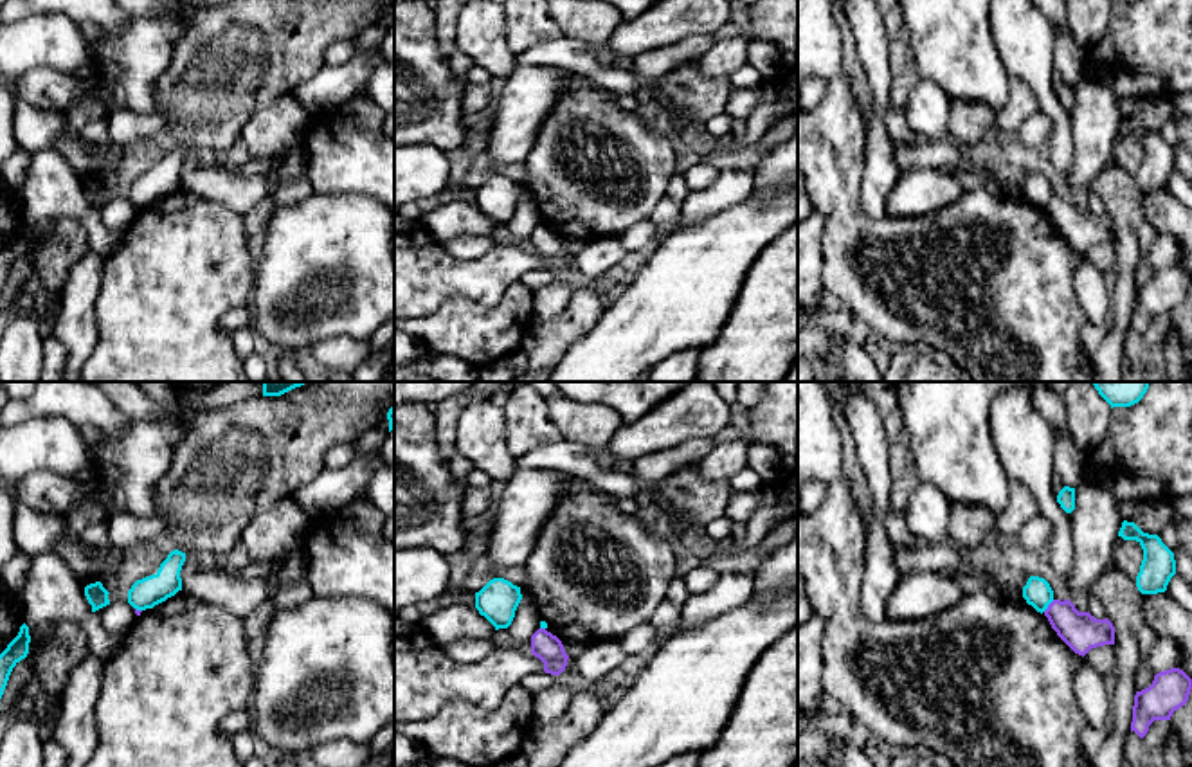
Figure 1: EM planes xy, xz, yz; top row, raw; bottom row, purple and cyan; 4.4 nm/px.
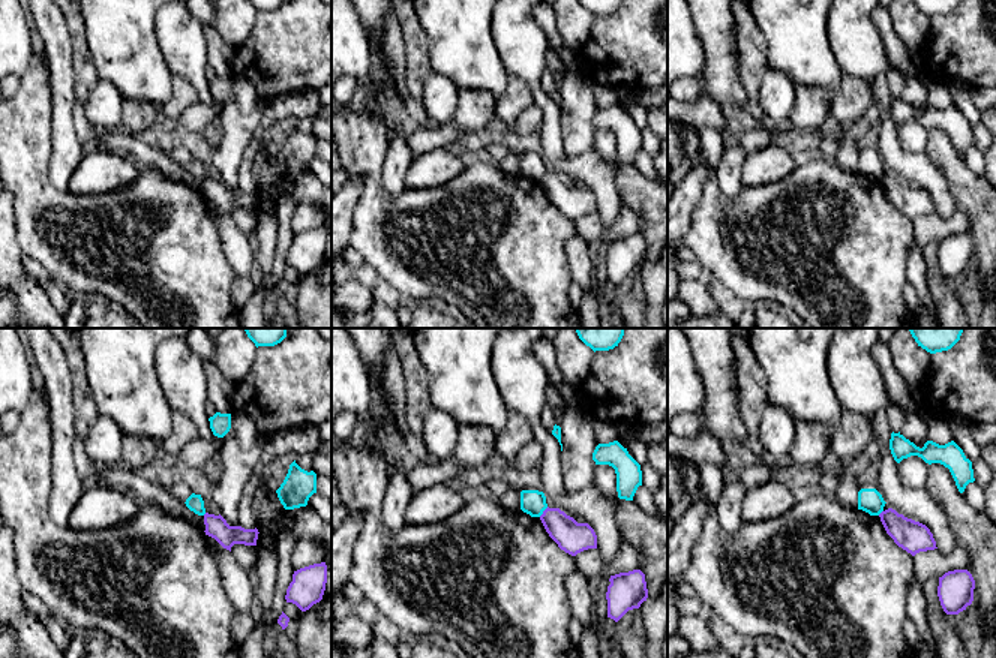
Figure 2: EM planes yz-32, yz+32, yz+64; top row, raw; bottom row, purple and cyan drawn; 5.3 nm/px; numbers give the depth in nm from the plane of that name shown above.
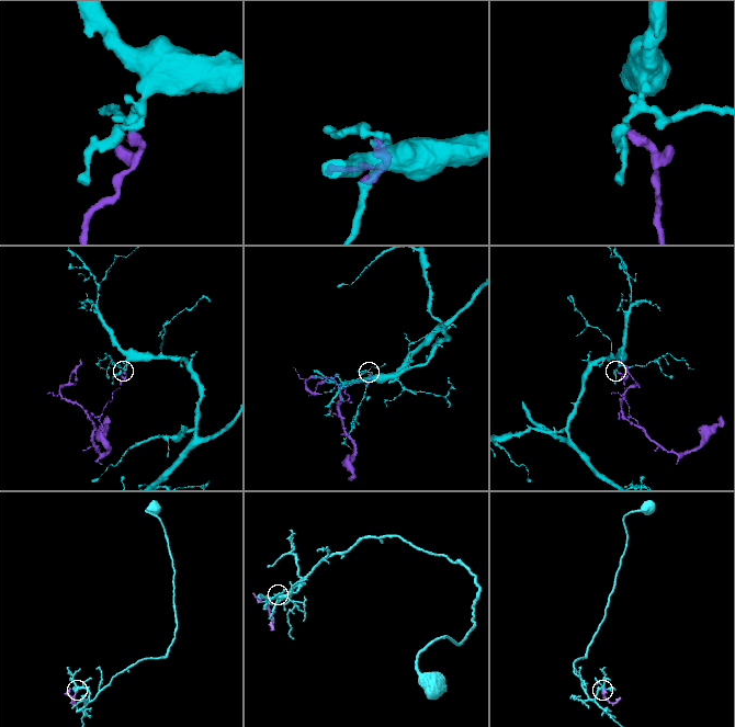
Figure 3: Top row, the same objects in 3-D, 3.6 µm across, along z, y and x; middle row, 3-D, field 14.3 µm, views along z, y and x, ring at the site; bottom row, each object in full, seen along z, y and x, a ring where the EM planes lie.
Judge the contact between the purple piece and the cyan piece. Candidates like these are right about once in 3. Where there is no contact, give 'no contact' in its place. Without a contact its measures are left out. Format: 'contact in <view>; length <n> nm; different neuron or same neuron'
contact in yz; length 80 nm; different neuron

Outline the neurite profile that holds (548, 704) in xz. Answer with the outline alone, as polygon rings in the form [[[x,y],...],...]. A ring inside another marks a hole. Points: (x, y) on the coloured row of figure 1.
[[[553,675],[553,682],[533,693],[531,699],[531,726],[542,727],[556,720],[567,708],[573,697],[569,686],[565,686],[558,675]]]

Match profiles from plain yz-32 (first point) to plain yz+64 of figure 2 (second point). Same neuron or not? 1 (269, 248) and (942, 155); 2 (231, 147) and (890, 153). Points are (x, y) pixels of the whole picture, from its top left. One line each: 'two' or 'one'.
1: two
2: two

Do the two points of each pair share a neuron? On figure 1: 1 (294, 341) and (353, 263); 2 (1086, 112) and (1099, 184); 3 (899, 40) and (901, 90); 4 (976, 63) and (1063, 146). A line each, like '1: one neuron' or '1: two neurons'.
1: one neuron
2: two neurons
3: one neuron
4: two neurons

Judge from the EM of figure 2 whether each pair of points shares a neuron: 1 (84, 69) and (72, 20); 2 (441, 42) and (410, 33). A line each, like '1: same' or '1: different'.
1: same
2: different

